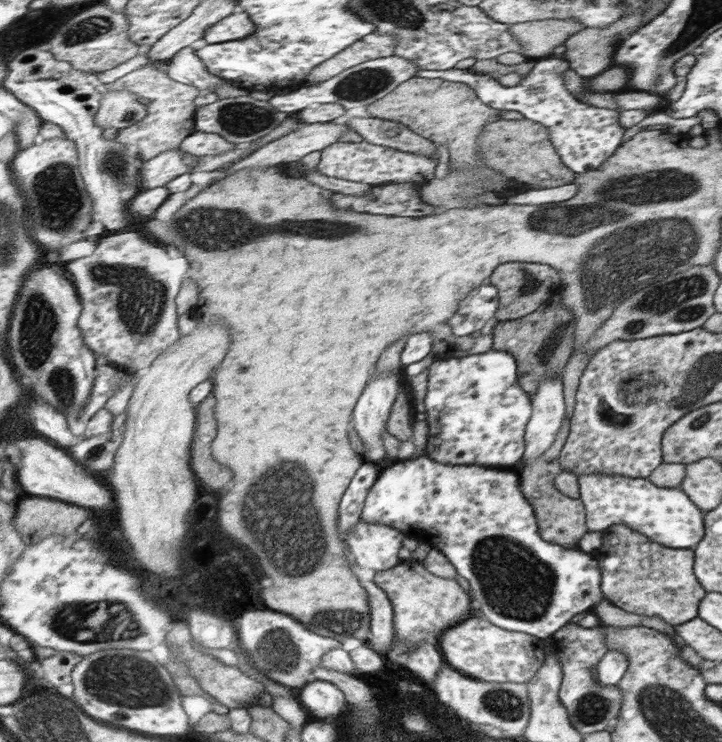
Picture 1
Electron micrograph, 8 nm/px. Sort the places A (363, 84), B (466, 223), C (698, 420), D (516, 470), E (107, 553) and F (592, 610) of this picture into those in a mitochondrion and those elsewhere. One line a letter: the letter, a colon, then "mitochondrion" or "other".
A: mitochondrion
B: other
C: mitochondrion
D: other
E: other
F: other

